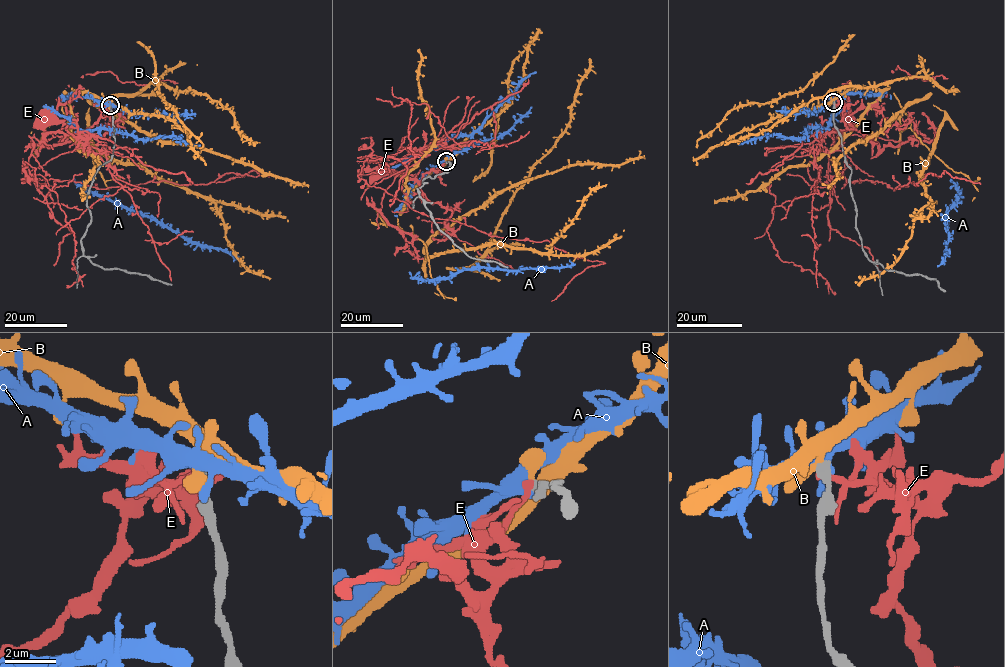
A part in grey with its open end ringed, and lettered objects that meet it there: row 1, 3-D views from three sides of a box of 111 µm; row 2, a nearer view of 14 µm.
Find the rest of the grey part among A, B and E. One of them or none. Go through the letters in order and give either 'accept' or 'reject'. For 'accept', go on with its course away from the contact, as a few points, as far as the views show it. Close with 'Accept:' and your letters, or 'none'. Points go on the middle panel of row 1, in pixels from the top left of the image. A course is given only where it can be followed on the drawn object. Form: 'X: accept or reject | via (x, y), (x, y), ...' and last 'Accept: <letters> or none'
A: reject
B: reject
E: reject
Accept: none

